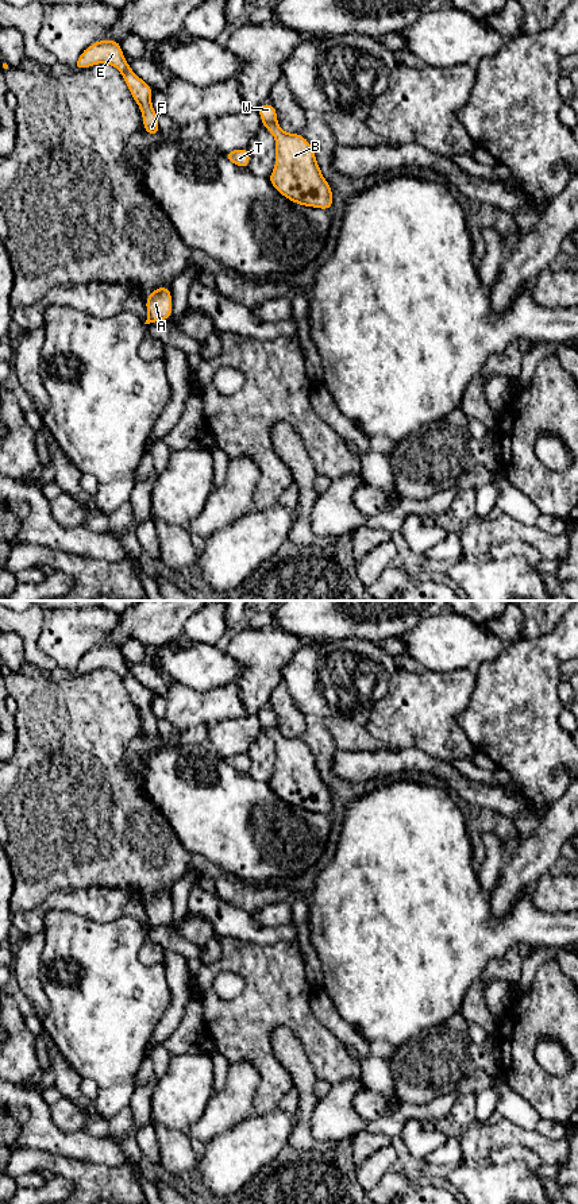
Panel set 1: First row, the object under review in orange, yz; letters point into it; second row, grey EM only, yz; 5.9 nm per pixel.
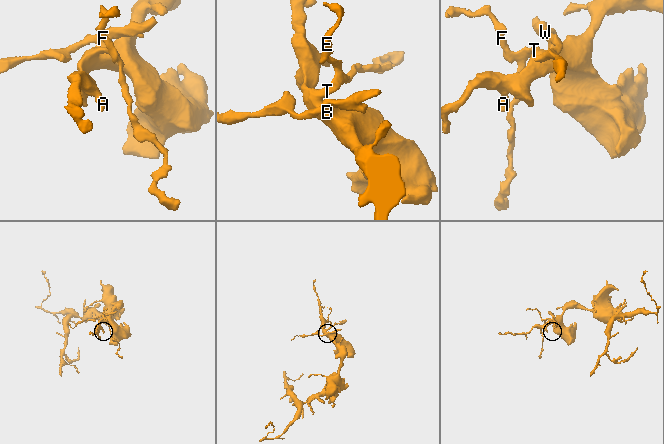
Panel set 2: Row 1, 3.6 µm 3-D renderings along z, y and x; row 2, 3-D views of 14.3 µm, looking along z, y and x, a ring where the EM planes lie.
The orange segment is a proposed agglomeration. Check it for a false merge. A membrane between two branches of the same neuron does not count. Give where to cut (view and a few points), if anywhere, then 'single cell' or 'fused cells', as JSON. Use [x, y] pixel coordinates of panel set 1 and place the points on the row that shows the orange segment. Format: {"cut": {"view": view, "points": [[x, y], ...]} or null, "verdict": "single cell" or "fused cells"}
{"cut": {"view": "yz", "points": [[276, 122], [264, 124]]}, "verdict": "fused cells"}

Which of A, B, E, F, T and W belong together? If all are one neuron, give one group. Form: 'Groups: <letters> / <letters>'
Groups: A B E F T / W

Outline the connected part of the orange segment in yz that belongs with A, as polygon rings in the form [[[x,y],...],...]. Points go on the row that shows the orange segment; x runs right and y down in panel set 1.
[[[166,286],[153,290],[146,300],[147,320],[144,324],[167,320],[172,316],[172,293]]]

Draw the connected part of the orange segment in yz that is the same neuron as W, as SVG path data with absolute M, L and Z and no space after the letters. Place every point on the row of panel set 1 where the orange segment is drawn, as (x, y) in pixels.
M261 104L258 112L262 119L262 124L277 123L277 111L273 104Z

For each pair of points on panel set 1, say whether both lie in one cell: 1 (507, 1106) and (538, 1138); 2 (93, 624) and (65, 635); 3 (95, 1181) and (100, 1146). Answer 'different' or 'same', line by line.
1: different
2: same
3: different

